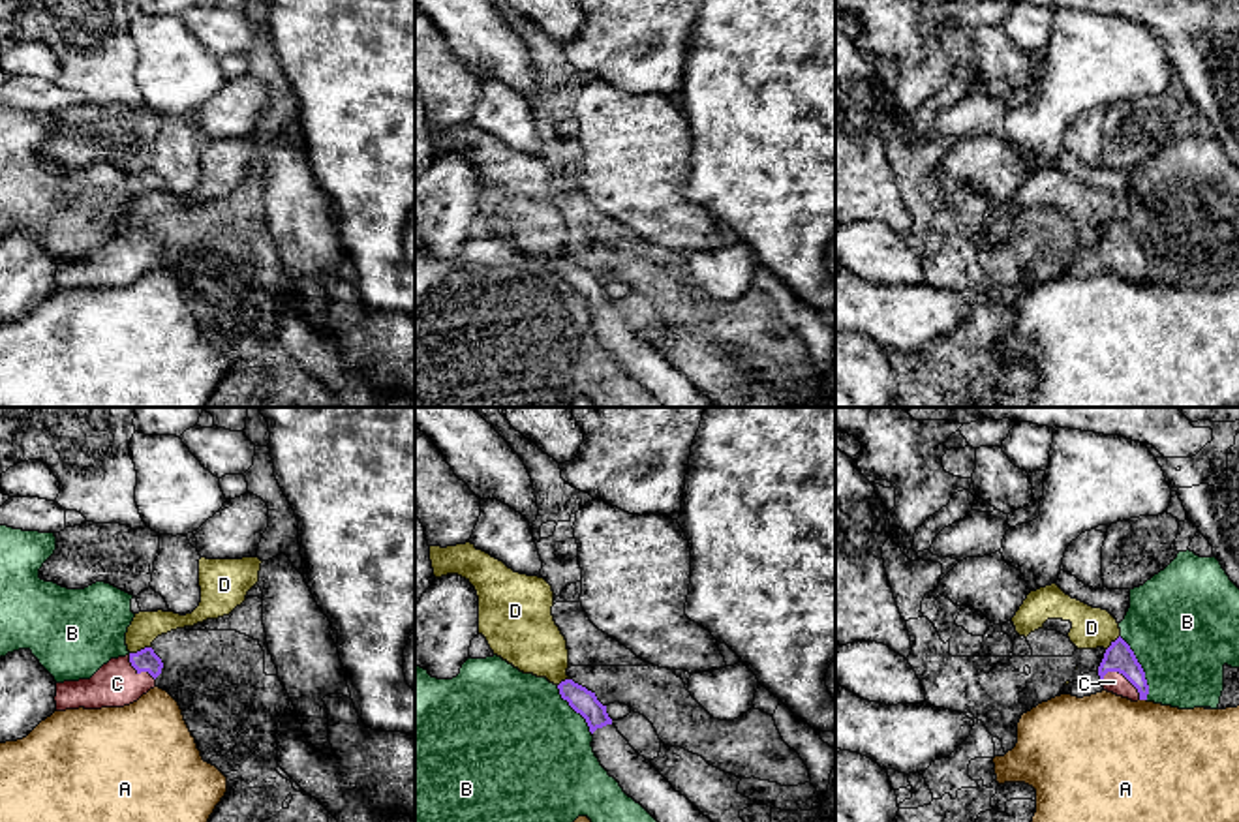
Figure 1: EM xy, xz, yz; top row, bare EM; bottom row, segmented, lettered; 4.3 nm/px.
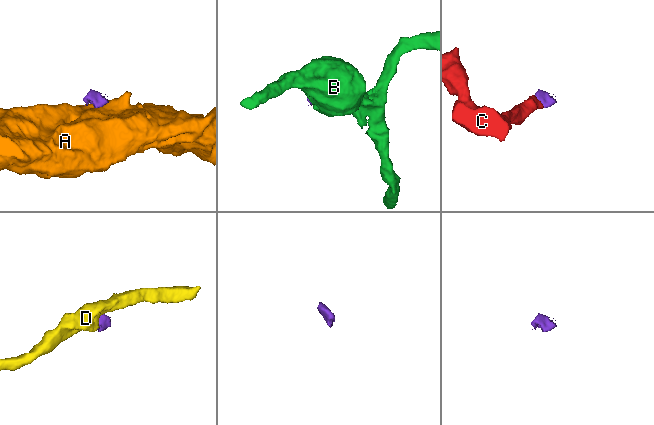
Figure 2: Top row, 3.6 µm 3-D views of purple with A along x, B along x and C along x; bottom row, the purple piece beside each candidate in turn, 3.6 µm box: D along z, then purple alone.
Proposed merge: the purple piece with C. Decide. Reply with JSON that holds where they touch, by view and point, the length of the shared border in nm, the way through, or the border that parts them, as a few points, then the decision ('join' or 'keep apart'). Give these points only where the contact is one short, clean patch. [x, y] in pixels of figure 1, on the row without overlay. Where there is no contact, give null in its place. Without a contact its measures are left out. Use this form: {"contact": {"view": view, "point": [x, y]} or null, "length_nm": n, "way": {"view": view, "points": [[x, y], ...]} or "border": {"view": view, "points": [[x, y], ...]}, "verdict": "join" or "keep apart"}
{"contact": {"view": "yz", "point": [1125, 256]}, "length_nm": 190, "way": {"view": "yz", "points": [[1119, 237], [1125, 256], [1114, 261]]}, "verdict": "join"}

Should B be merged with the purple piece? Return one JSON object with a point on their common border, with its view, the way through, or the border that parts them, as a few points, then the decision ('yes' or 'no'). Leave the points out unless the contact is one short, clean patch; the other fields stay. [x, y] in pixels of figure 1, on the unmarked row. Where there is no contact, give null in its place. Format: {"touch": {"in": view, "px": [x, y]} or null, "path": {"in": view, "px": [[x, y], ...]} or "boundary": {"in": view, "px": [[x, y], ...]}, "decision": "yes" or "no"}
{"touch": {"in": "yz", "px": [1142, 248]}, "boundary": {"in": "yz", "px": [[1119, 216], [1144, 252], [1147, 278]]}, "decision": "no"}

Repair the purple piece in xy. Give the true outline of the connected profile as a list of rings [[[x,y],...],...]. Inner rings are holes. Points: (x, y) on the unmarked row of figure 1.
[[[152,227],[111,238],[90,259],[56,263],[56,291],[130,285],[156,266],[161,248]]]

